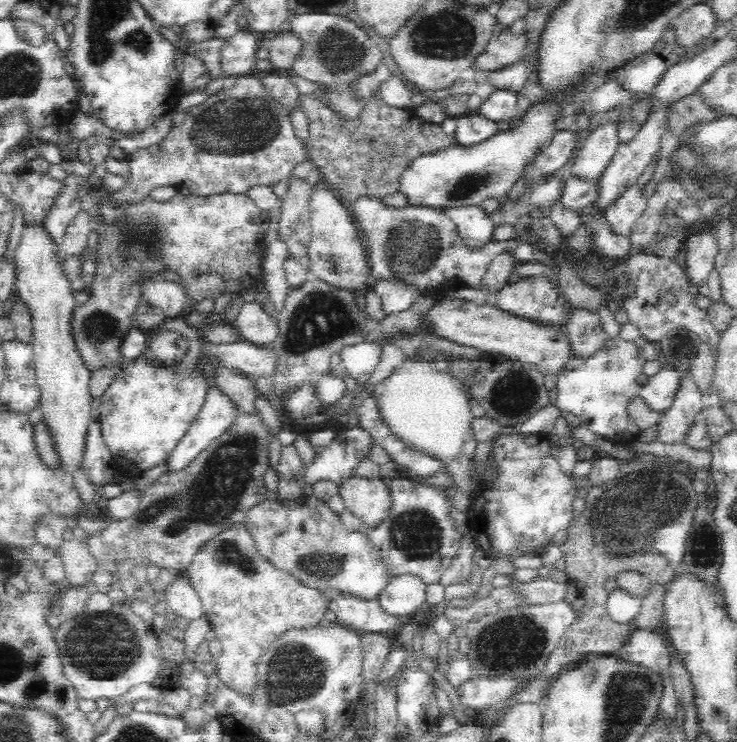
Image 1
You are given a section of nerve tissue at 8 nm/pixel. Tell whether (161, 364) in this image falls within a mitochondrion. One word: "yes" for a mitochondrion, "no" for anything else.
no

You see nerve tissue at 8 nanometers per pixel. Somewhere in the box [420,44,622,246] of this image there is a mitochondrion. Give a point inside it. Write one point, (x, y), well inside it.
(470, 184)

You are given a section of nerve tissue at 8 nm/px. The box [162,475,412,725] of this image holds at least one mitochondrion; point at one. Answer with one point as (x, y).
(297, 674)

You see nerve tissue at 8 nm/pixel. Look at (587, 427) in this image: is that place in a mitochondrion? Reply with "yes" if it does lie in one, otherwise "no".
no

